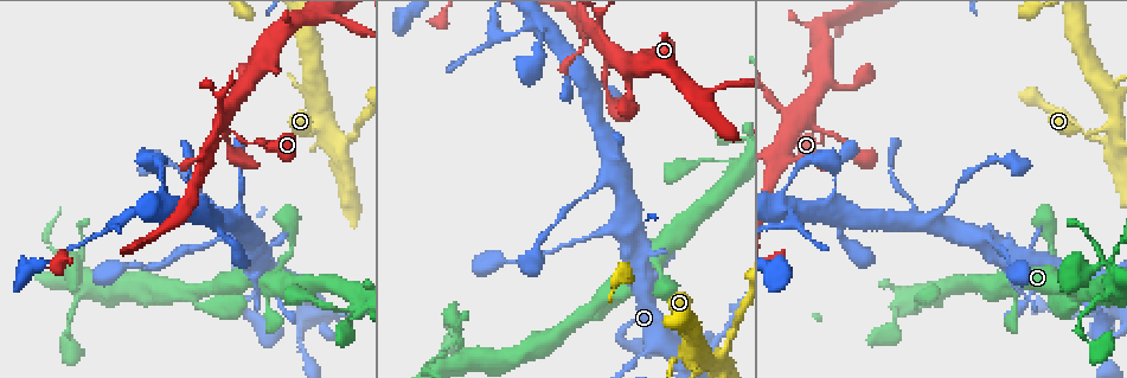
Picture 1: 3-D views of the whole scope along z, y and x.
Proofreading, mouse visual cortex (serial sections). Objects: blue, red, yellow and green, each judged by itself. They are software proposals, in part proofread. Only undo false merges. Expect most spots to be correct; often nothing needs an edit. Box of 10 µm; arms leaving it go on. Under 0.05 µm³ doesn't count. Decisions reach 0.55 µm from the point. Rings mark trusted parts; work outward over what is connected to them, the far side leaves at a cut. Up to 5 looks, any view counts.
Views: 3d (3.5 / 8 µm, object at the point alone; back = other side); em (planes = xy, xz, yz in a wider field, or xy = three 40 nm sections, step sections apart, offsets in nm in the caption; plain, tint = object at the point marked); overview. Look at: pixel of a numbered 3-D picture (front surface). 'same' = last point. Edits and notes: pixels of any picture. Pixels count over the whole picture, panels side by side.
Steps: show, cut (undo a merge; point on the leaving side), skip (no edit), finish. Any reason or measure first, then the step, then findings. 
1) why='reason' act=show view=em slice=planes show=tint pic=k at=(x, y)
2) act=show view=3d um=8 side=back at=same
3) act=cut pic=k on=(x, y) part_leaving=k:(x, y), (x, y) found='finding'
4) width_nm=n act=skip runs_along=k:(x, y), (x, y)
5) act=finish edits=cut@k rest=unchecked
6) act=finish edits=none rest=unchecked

why='small branch off a trunk' act=show view=3d um=3.5 pic=1 at=(224, 120)

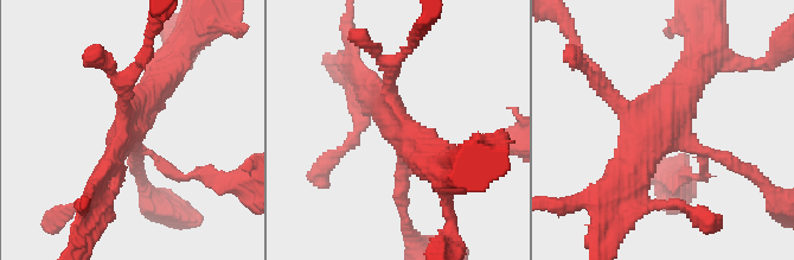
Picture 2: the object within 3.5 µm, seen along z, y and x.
act=show view=em slice=xy step=5 show=tint pic=2 at=(136, 129)

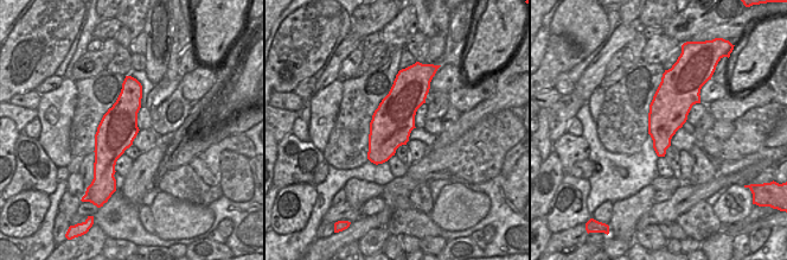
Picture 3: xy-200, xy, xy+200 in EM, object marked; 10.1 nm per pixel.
act=show view=em slice=xy step=3 show=tint at=same

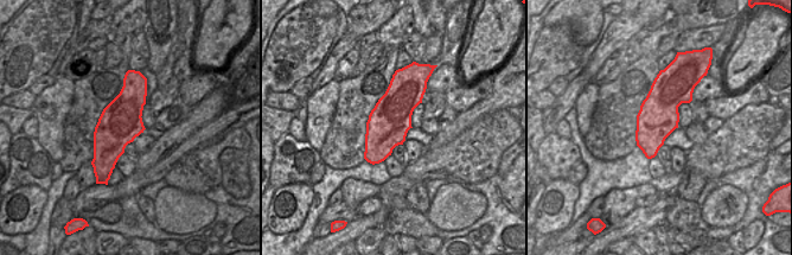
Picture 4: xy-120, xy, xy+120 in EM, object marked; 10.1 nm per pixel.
act=skip runs_along=2:(179, 175), (135, 148), (172, 61) found='one cell here'

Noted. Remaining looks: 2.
why='small branch off a trunk' act=show view=3d um=8 pic=1 at=(445, 356)

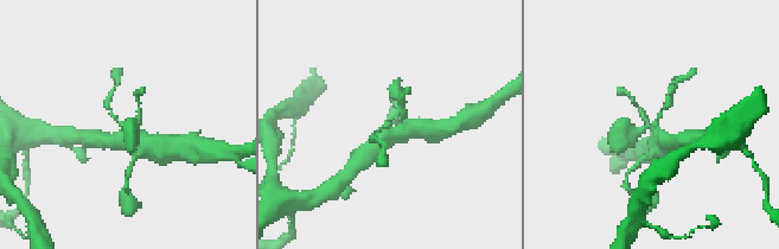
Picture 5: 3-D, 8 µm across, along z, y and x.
arms=4 arm_widths_nm=150,200,400,500 act=show view=em slice=xy step=3 show=tint at=same

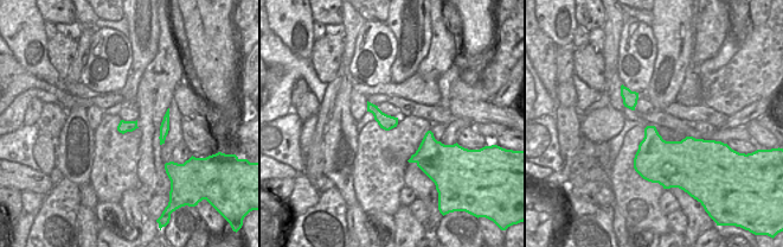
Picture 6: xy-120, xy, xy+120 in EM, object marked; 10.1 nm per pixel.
width_nm=150 act=skip runs_along=5:(657, 148), (656, 126), (626, 134) found='all the same cell'

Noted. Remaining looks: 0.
act=finish edits=none rest=unchecked

